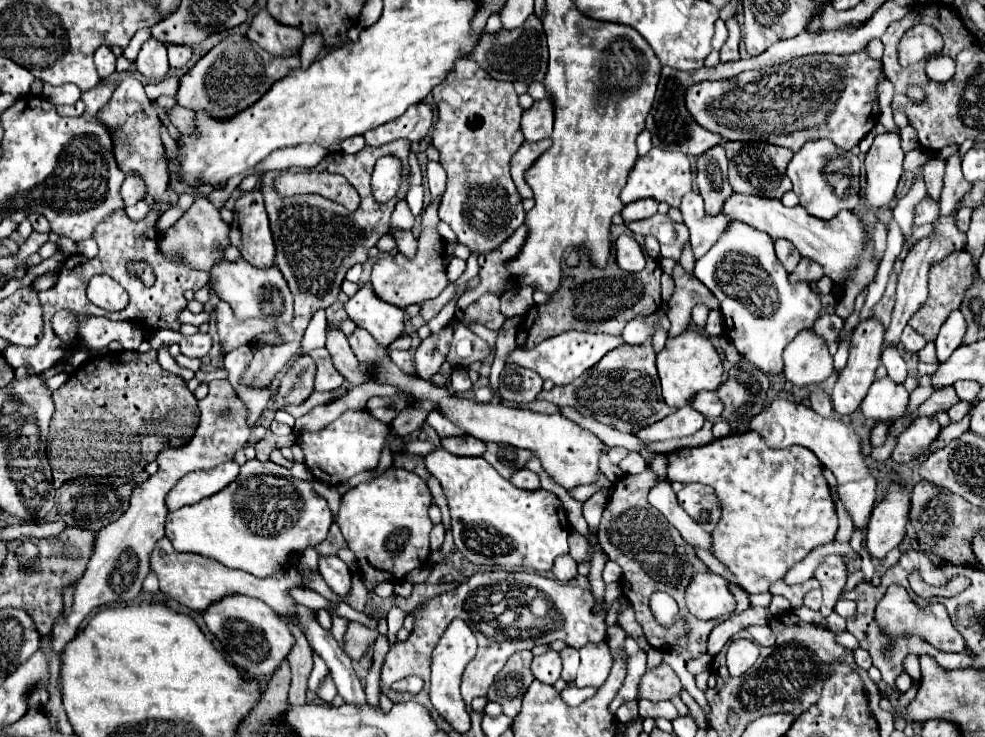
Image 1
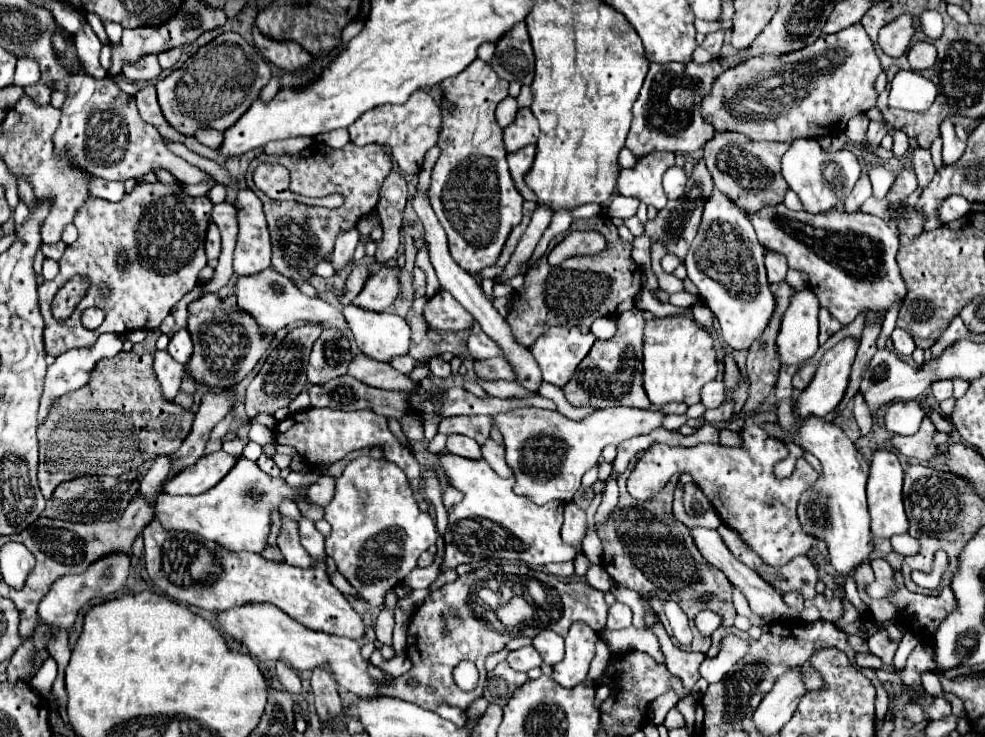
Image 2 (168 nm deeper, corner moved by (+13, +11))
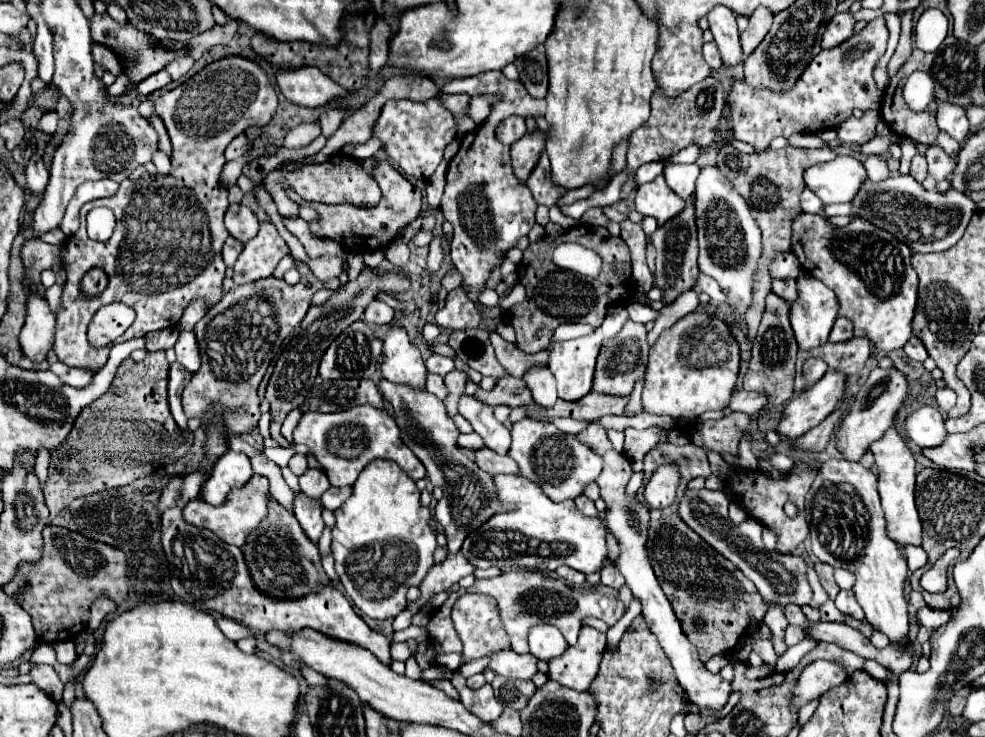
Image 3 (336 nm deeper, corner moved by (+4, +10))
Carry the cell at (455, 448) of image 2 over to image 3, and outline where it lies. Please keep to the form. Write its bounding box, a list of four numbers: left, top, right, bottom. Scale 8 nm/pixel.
[475,448,519,474]

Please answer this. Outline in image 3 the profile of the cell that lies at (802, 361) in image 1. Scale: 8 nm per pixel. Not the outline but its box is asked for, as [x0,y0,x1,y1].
[789,272,839,350]

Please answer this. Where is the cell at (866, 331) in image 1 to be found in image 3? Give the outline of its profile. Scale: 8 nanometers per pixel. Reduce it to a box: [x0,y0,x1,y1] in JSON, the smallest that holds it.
[775,370,845,440]

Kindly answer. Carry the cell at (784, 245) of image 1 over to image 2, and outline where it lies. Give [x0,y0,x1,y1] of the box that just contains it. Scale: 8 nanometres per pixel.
[766,251,788,283]

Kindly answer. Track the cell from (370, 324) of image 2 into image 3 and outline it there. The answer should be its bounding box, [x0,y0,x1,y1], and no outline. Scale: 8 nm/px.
[383,324,427,390]

